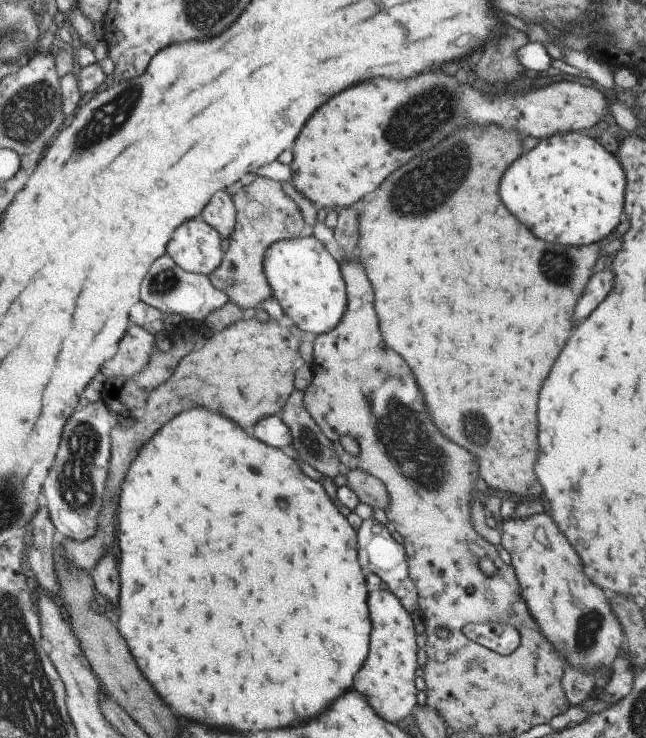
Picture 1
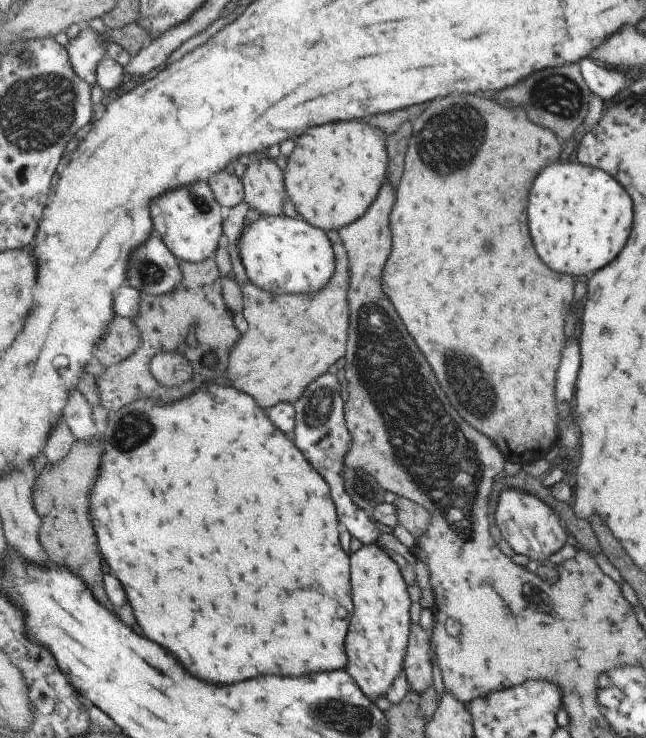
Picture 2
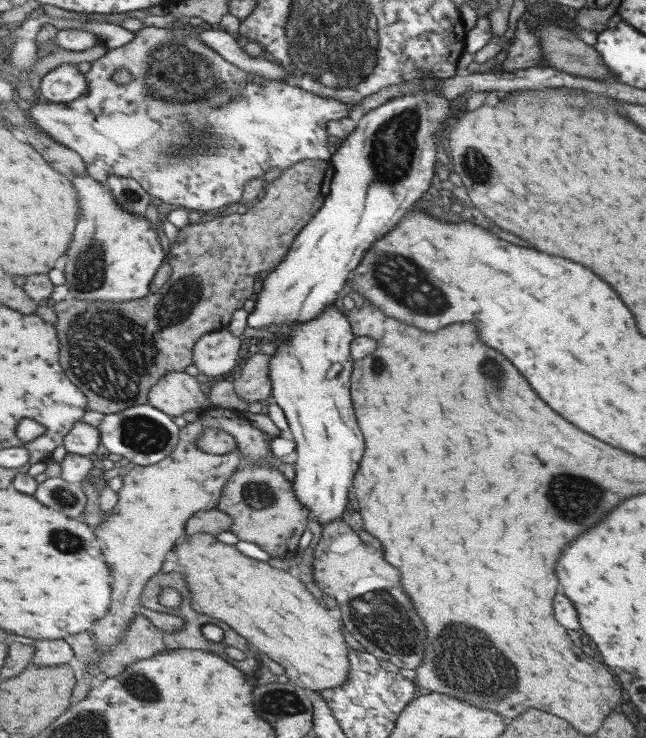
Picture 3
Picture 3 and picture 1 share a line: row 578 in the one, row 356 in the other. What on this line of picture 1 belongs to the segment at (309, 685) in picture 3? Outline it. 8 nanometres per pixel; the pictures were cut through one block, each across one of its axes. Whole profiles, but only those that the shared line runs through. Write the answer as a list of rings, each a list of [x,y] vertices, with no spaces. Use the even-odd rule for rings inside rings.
[[[248,317],[209,335],[208,339],[189,355],[183,358],[175,374],[150,394],[145,410],[136,415],[134,424],[129,428],[117,425],[112,430],[112,459],[110,460],[110,478],[107,488],[105,506],[107,512],[102,518],[99,534],[89,542],[73,542],[63,538],[61,546],[68,556],[72,567],[93,572],[95,564],[115,542],[113,514],[117,512],[117,502],[122,484],[130,466],[139,451],[162,430],[163,426],[193,406],[209,406],[219,410],[231,420],[250,431],[261,419],[282,414],[288,400],[293,394],[295,370],[301,363],[299,357],[301,338],[297,330],[290,328],[290,322],[269,317],[266,322],[259,318]],[[111,500],[111,502],[109,502]]]

